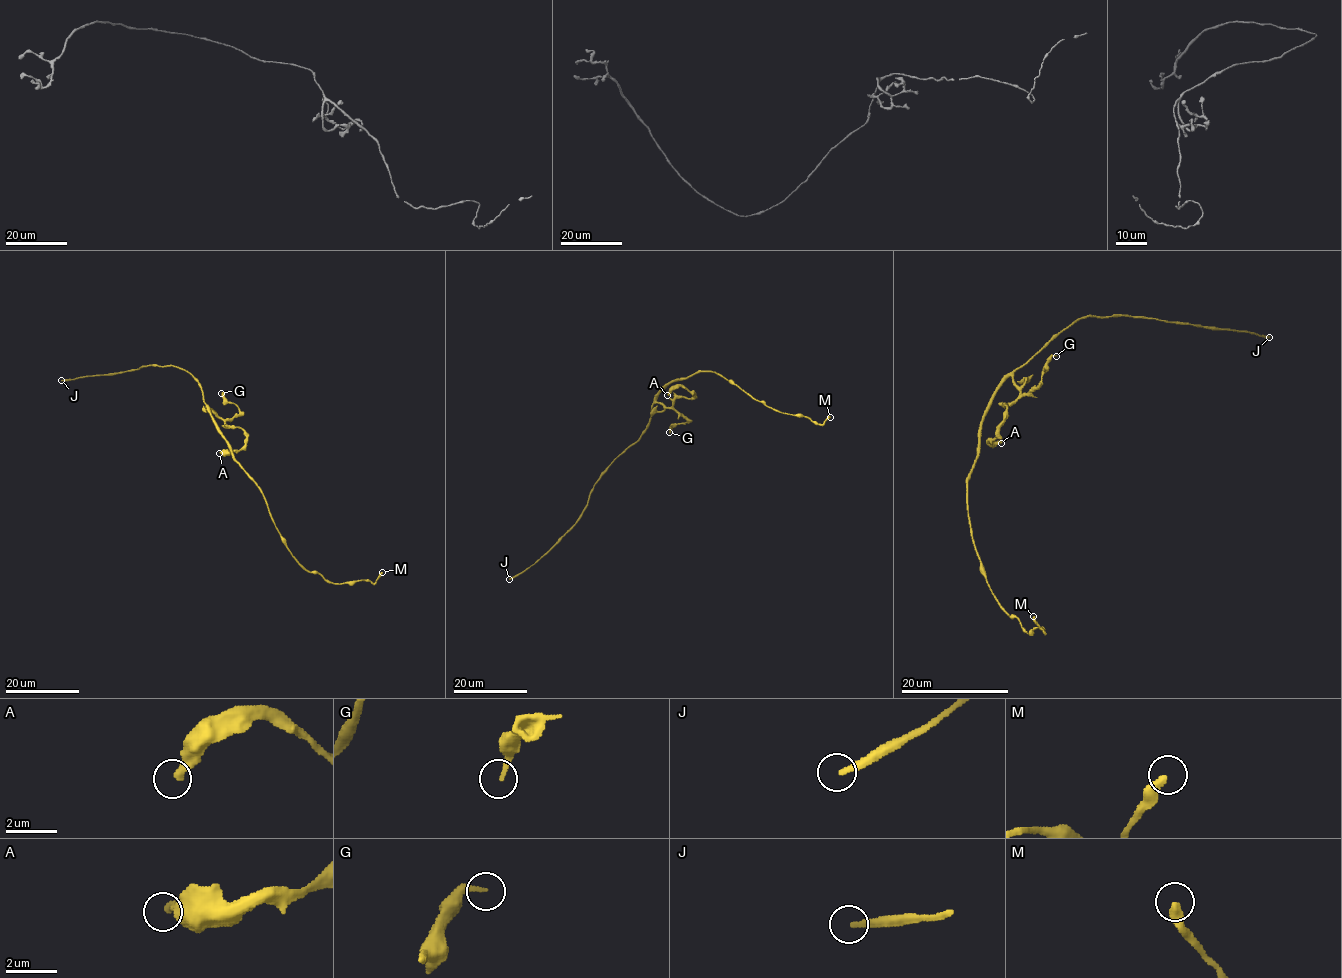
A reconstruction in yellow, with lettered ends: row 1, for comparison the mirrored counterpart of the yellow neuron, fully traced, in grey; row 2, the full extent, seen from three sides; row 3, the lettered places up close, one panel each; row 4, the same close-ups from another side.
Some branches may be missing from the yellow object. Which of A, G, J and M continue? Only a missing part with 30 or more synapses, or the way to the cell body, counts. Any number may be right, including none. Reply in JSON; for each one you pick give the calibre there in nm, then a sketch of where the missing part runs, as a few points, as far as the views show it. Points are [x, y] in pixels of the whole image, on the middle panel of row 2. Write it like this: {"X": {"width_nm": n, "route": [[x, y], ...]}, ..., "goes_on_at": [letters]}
{"J": {"width_nm": 240}, "goes_on_at": ["J"]}

